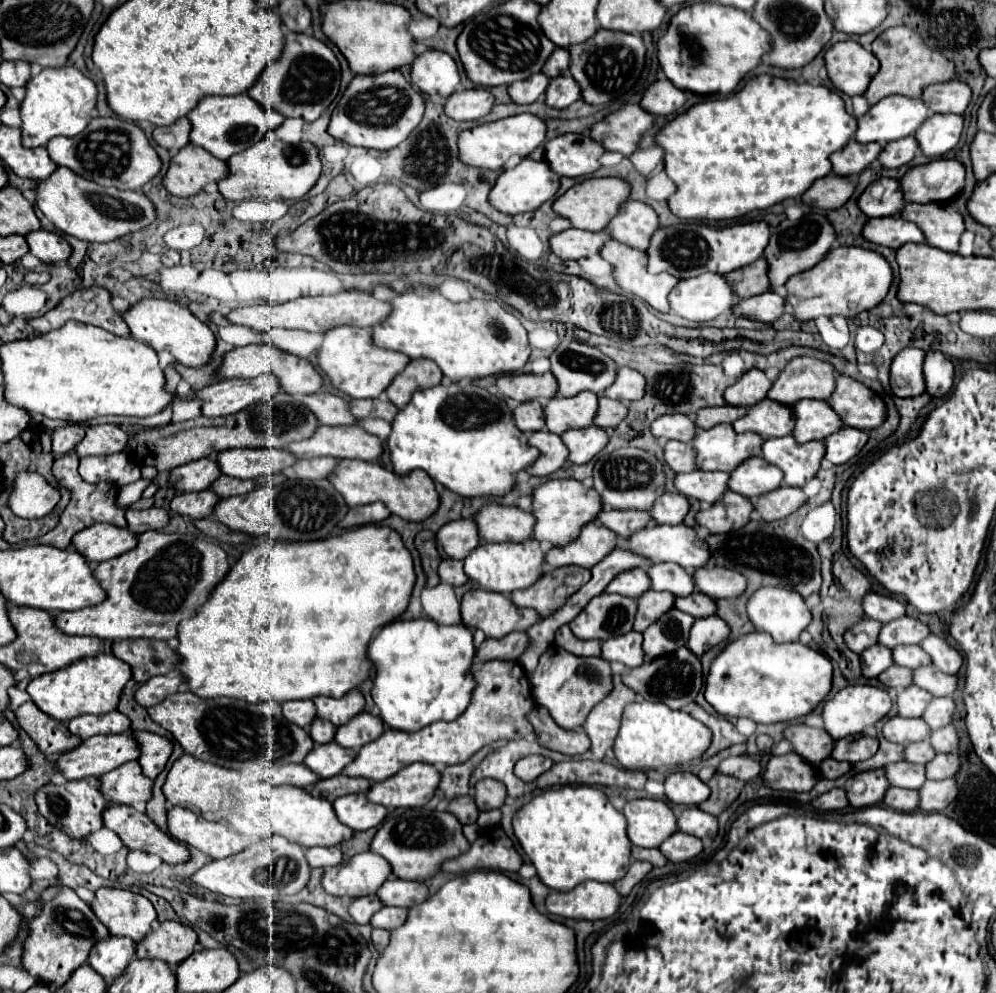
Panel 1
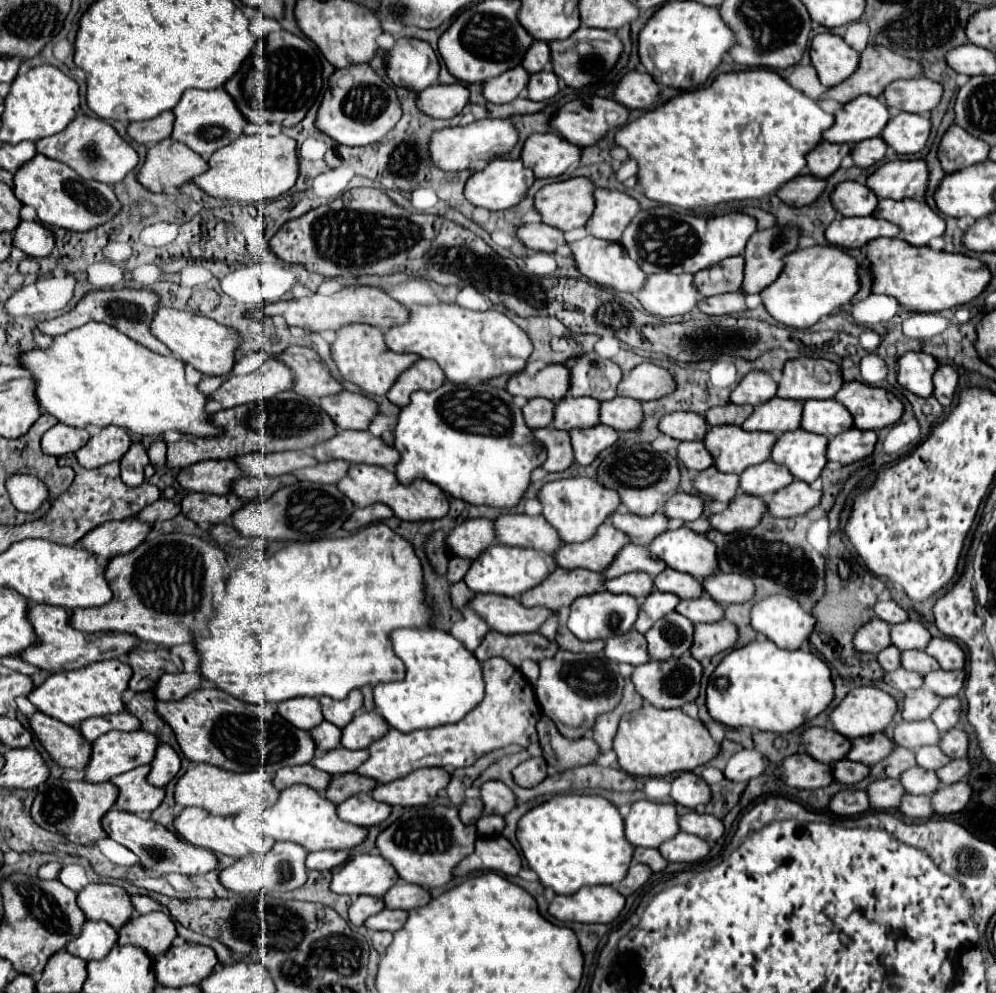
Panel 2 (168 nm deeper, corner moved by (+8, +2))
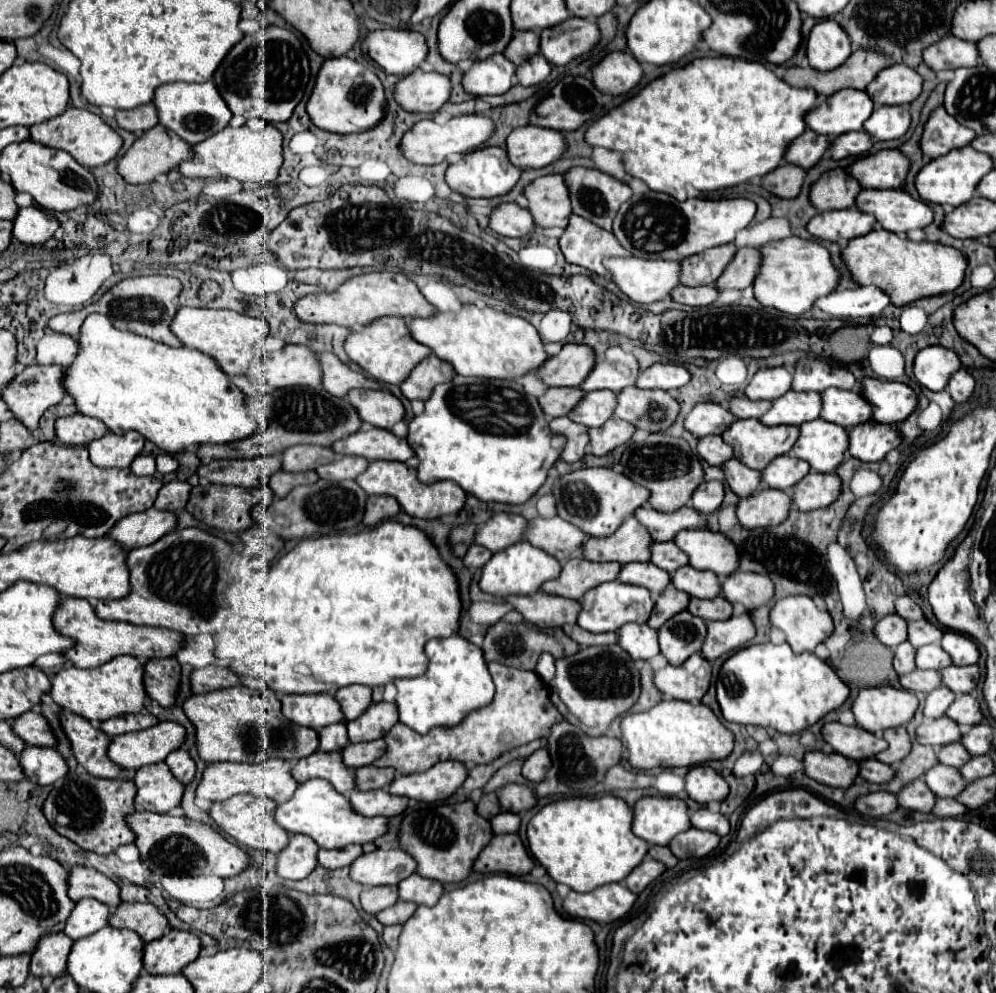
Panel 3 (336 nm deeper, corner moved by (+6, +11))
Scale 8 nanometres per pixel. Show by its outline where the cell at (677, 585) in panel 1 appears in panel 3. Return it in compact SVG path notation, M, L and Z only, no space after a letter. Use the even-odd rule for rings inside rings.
M683 566L683 568L675 570L671 574L671 578L673 578L675 588L691 594L693 598L711 600L721 594L721 582L719 582L717 574L713 574L713 572L703 572L703 570L695 570L691 566Z

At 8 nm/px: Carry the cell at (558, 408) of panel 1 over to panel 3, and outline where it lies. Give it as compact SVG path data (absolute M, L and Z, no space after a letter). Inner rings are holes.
M607 390L587 392L587 396L581 400L581 404L573 408L569 418L579 424L585 424L589 428L603 426L613 416L615 406L617 406L615 392L607 392Z

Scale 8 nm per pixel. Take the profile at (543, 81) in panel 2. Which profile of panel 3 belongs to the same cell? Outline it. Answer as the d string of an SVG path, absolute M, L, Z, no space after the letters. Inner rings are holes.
M535 54L529 60L525 60L521 66L517 66L515 76L521 86L533 86L533 84L543 82L549 76L549 72L551 72L551 66L545 60L545 56Z

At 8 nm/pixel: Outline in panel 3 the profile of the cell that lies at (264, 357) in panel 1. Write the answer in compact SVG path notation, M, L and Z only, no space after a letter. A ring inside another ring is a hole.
M333 352L319 354L321 366L323 366L323 388L335 396L347 396L353 388L365 388L365 390L381 390L383 386L367 378L359 372L353 372L347 364L343 364Z

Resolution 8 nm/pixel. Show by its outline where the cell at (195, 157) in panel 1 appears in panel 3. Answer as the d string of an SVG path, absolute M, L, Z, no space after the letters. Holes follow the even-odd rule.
M157 124L155 128L149 128L133 142L133 146L117 160L115 170L121 174L121 178L127 184L147 184L147 182L153 182L157 174L167 174L169 170L177 168L179 162L189 158L191 158L191 146L179 136L175 136L175 132Z

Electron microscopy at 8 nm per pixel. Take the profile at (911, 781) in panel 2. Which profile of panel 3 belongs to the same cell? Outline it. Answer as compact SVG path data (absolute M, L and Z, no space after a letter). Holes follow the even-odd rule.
M937 764L935 768L931 768L923 776L923 780L927 782L933 794L943 798L955 798L967 786L967 780L959 774L959 770L951 766L943 766L943 764Z

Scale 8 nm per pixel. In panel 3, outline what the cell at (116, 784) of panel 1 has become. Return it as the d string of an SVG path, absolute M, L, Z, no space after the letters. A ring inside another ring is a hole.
M165 762L143 766L137 770L133 782L137 784L135 808L149 812L169 812L181 804L185 786L175 780Z

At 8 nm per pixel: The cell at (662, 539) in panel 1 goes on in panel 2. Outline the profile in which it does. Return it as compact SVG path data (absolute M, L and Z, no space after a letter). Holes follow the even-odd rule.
M689 527L663 531L647 545L647 551L665 561L671 569L689 573L693 577L705 577L717 571L715 545Z

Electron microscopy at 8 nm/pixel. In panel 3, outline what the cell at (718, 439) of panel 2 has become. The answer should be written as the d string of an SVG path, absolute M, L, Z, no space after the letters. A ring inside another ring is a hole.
M737 420L723 432L735 458L749 468L763 470L773 458L787 454L799 438L797 426L765 426L759 420Z

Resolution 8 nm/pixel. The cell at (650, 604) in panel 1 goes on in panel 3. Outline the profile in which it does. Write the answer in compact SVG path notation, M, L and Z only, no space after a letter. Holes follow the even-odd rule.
M669 584L669 588L667 588L663 594L657 596L657 600L655 600L655 610L653 610L653 614L651 614L651 618L649 618L647 624L649 624L651 628L659 630L671 616L687 610L689 600L691 600L691 596L687 596L687 592L681 592L681 590L673 588L673 586Z

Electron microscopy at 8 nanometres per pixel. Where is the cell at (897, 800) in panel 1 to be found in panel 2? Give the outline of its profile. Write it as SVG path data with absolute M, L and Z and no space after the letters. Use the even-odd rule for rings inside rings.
M905 793L899 803L899 811L911 819L929 819L933 815L933 809L929 805L929 797L925 795L911 795Z

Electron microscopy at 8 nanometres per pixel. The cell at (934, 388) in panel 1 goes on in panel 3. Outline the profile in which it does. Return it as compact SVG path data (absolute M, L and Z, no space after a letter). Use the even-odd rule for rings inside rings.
M959 370L959 372L955 372L955 376L951 378L947 390L949 390L951 398L953 398L957 404L965 404L965 402L971 398L973 390L975 390L975 380L973 380L973 376L971 376L967 370Z

